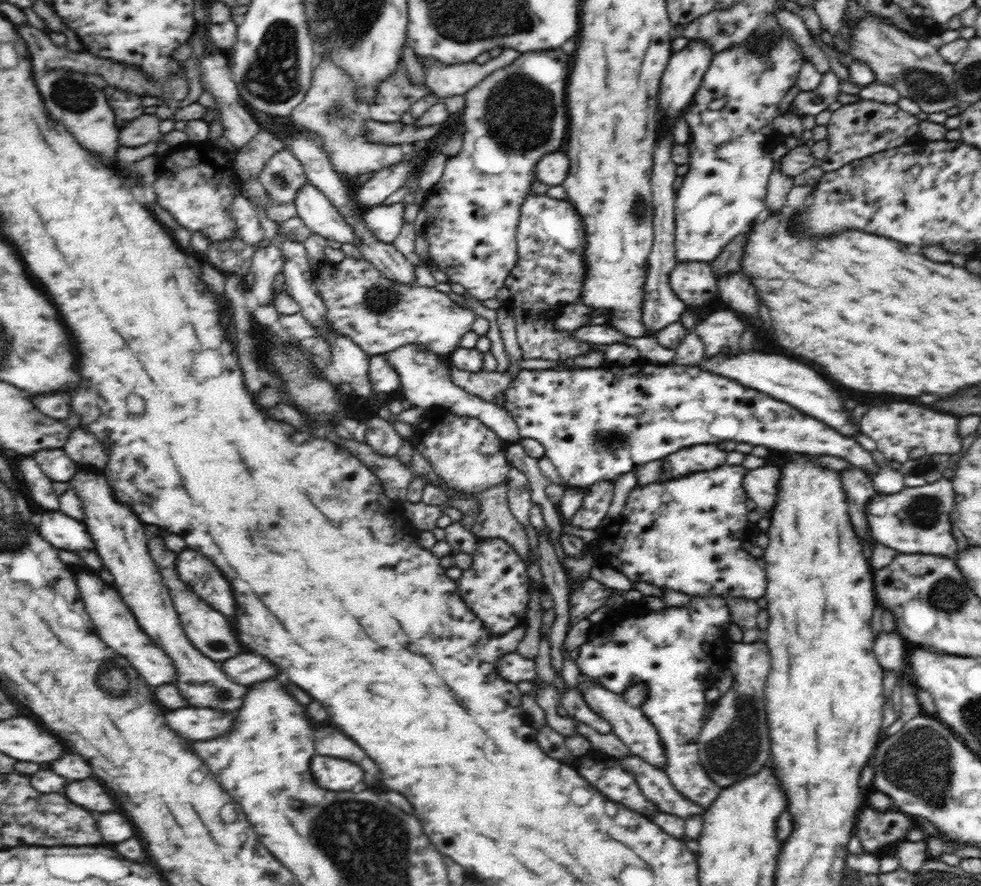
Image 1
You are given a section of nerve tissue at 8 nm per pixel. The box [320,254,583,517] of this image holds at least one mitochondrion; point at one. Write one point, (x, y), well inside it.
(379, 298)

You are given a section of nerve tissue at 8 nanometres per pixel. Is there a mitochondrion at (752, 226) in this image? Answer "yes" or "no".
no

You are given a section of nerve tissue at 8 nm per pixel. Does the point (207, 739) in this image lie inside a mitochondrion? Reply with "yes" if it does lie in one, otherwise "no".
no

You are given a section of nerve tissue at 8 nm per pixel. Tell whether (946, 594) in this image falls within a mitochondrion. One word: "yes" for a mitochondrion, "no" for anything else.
yes

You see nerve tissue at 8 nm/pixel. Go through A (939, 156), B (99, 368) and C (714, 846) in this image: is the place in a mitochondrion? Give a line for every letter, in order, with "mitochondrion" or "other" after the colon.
A: other
B: other
C: other

